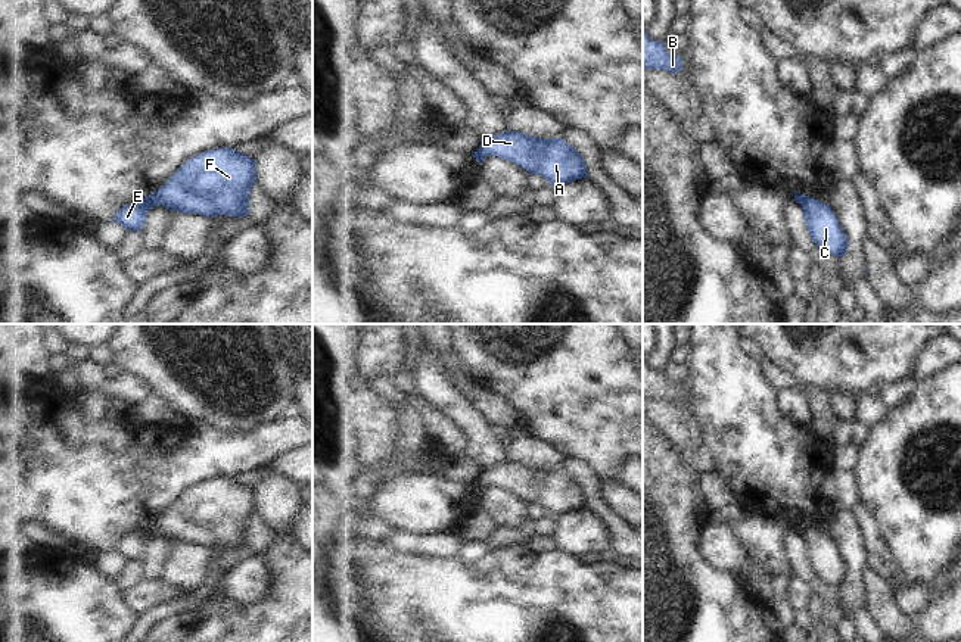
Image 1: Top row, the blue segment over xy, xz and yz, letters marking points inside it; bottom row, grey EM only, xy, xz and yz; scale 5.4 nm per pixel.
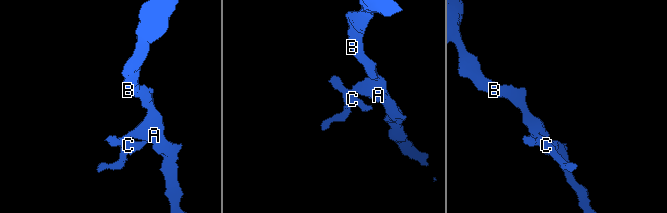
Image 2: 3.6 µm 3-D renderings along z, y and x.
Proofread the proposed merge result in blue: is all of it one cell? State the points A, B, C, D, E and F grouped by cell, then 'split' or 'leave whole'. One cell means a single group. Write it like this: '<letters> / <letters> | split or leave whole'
A B D F / C E | split

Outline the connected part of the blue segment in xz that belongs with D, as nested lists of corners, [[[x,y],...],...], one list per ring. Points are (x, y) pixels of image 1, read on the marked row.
[[[504,131],[501,134],[480,140],[478,153],[482,156],[497,156],[520,165],[528,174],[544,177],[550,186],[560,187],[575,180],[587,178],[587,163],[578,150],[565,138],[537,138],[525,133]]]

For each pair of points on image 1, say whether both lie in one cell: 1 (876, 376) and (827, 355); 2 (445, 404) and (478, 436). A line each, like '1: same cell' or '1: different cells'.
1: same cell
2: same cell

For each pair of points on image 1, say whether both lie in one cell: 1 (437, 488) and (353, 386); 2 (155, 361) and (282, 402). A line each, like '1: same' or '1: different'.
1: same
2: same

